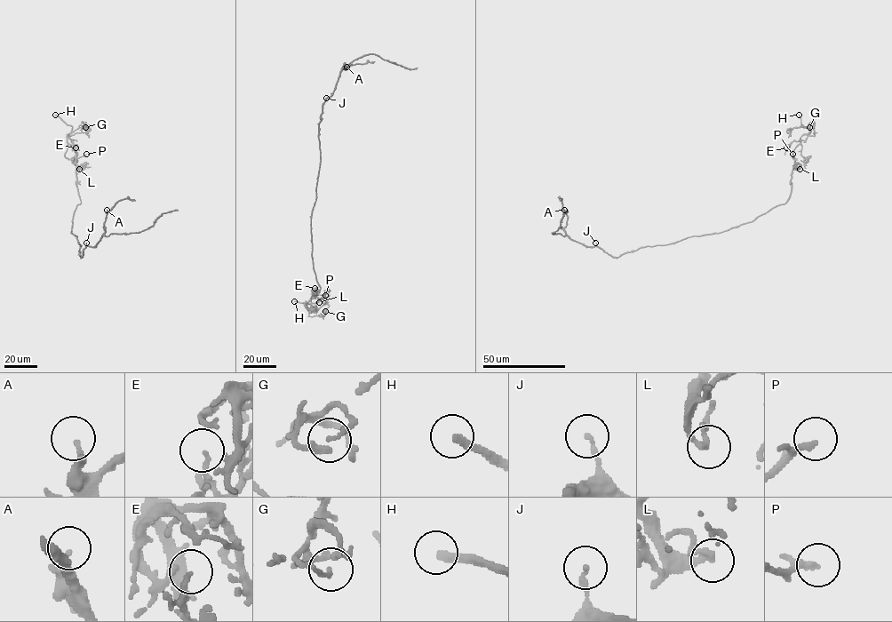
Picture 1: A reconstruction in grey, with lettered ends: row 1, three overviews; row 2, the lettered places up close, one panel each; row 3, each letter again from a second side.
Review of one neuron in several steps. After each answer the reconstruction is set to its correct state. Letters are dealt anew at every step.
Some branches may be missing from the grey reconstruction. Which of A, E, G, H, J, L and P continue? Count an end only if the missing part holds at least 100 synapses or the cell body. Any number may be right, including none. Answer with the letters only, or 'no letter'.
H

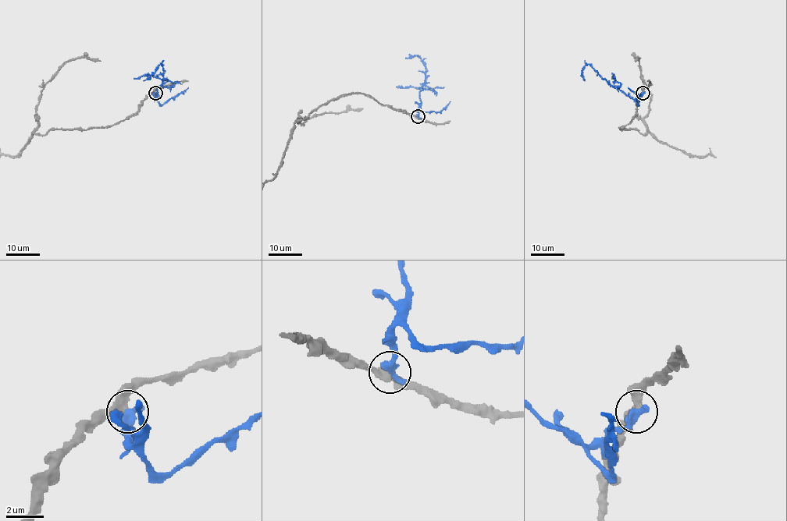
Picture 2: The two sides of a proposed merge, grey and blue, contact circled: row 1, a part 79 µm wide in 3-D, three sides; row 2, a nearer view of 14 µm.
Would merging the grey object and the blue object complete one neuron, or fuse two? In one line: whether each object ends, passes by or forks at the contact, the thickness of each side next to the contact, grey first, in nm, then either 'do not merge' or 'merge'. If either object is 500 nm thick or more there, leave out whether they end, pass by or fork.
320 nm thick on the grey side, 550 nm on the other; do not merge

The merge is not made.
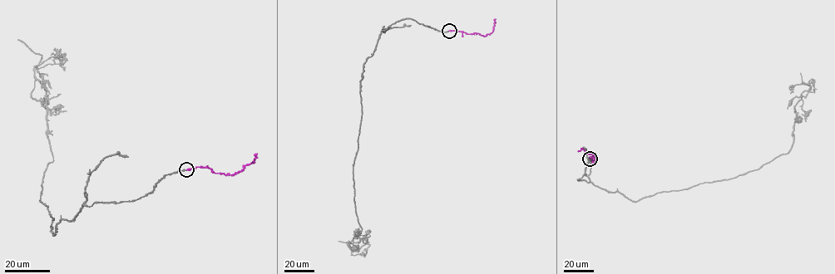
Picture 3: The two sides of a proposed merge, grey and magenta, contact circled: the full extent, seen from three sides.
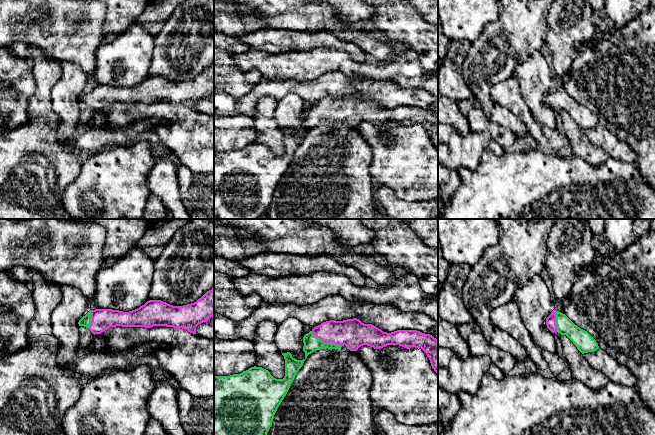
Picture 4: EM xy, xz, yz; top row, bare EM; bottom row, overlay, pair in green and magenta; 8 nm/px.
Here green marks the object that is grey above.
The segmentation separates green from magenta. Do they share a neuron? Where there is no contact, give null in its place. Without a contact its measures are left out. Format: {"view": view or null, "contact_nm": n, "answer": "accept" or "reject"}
{"view": "xz", "contact_nm": 280, "answer": "accept"}

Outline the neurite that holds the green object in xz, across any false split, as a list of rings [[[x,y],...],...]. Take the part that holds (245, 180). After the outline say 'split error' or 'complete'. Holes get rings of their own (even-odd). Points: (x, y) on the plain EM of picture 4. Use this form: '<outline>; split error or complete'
[[[290,128],[282,129],[285,152],[274,154],[262,143],[251,143],[240,150],[214,151],[214,217],[219,219],[258,219],[267,212],[274,191],[286,172],[305,135],[297,136]]]; complete

